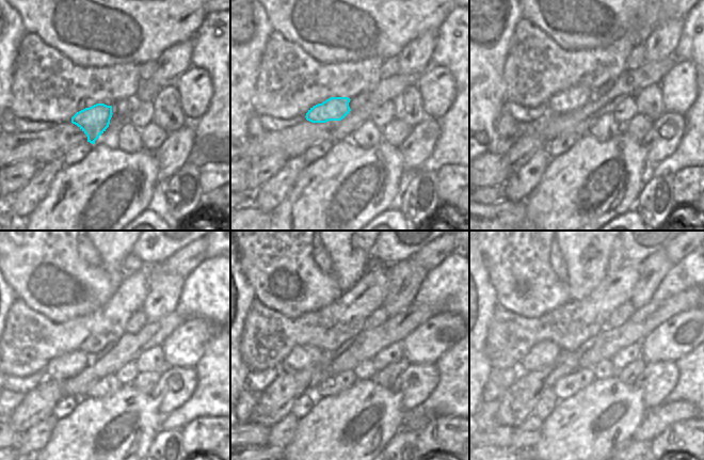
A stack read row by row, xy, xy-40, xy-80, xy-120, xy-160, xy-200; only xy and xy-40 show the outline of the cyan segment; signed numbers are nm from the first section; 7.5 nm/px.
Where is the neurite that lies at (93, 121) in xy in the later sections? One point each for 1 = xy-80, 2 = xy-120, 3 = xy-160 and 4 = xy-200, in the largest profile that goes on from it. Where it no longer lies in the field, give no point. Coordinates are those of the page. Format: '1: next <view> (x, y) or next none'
1: next xy-80 (560, 104)
2: next xy-120 (67, 365)
3: next xy-160 (302, 357)
4: next xy-200 (543, 353)

